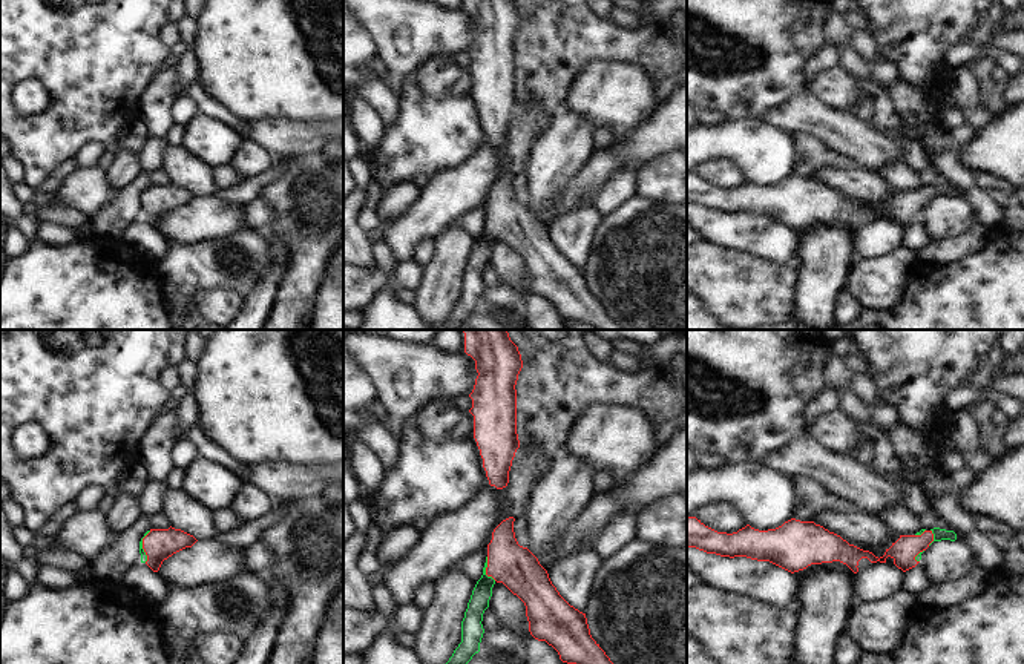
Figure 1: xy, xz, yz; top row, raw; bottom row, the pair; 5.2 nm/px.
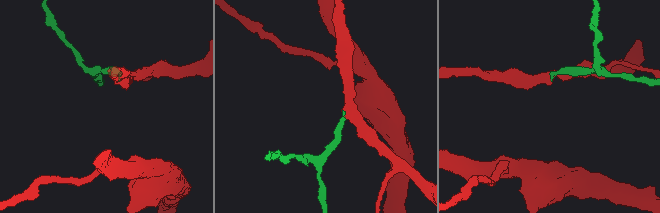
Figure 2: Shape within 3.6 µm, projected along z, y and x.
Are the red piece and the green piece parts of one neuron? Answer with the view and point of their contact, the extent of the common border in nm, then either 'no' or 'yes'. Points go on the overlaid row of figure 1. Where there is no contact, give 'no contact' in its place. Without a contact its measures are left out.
meets red in xz at (486, 571); contact 140 nm long; yes

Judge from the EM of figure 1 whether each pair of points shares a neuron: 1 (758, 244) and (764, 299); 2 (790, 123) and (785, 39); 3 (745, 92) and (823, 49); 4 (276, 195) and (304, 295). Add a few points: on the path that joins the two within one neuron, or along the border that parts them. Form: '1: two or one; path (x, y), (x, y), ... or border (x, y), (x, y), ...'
1: two; border (724, 247), (791, 266)
2: two; border (802, 89), (761, 118)
3: two; border (823, 42), (807, 59), (805, 75)
4: one; path (293, 220), (296, 229), (304, 236), (304, 270)

